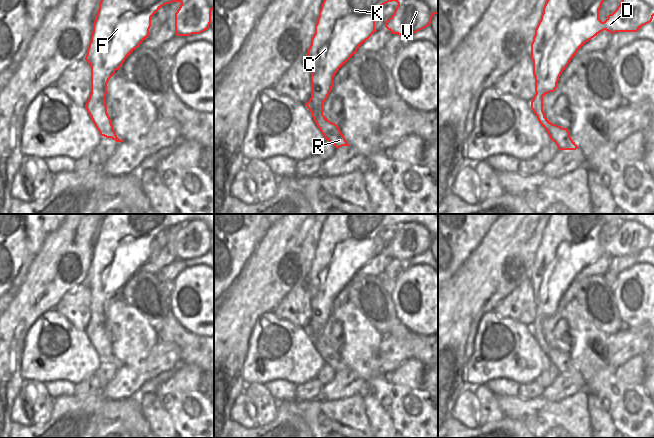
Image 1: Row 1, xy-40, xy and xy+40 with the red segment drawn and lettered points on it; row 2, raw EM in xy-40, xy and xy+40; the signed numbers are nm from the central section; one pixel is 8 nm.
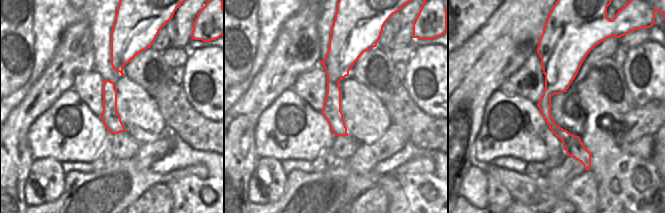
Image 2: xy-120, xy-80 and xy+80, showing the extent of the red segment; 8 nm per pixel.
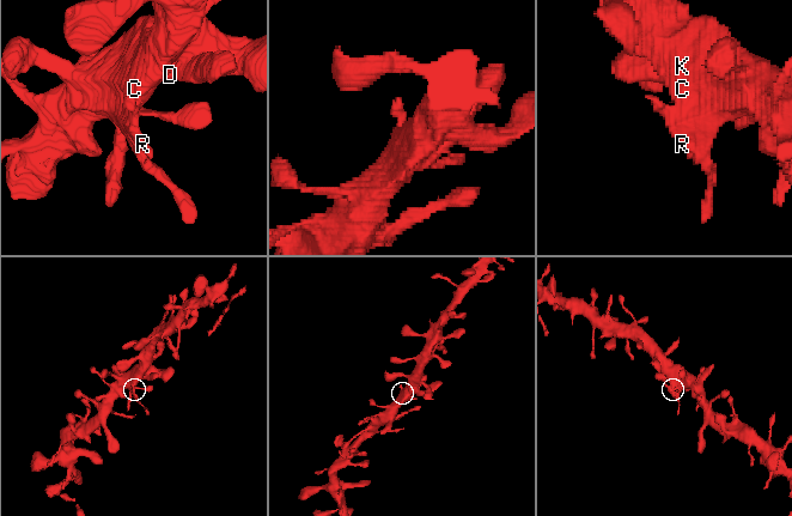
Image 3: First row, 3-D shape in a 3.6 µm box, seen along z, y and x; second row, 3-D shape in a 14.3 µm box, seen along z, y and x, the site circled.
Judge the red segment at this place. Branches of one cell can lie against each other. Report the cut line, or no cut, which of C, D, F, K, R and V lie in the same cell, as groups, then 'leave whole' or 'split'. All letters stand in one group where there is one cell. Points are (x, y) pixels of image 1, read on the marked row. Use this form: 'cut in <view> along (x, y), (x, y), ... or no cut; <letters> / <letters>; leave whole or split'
cut in xy along (311, 91), (319, 91), (323, 103); C D F K V / R; split

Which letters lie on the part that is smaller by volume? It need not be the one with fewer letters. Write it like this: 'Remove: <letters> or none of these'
Remove: R

